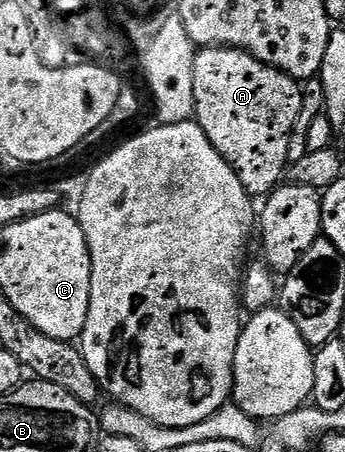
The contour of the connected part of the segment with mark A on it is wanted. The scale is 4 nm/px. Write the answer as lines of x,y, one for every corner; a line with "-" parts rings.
234,46
201,47
194,56
194,71
198,127
212,140
212,148
228,160
251,196
273,194
288,170
288,140
302,107
299,79

